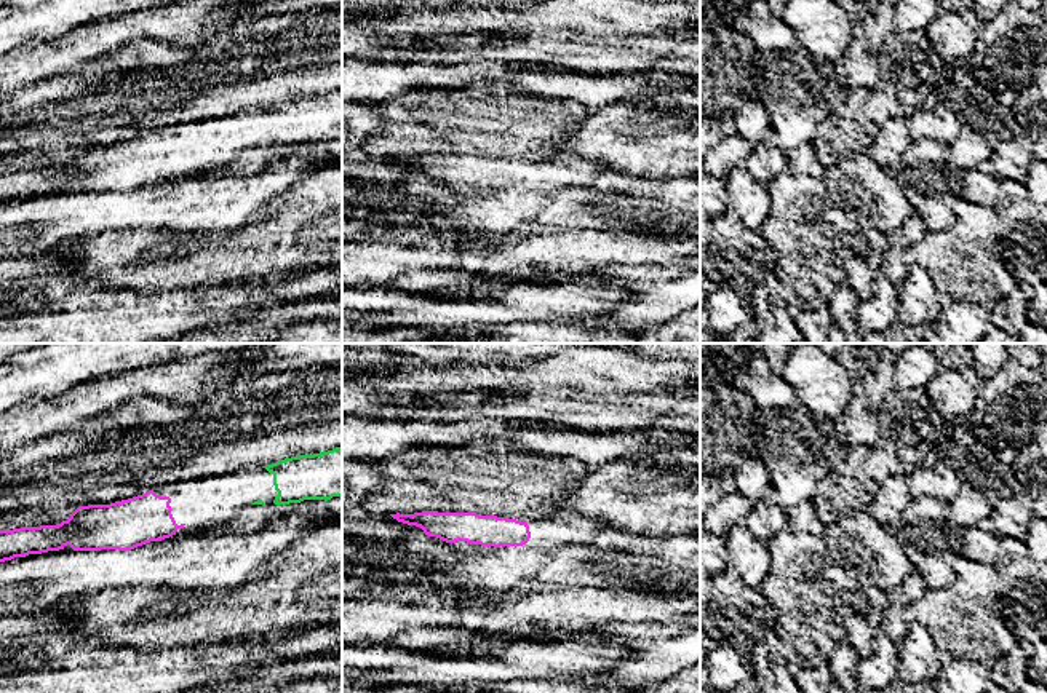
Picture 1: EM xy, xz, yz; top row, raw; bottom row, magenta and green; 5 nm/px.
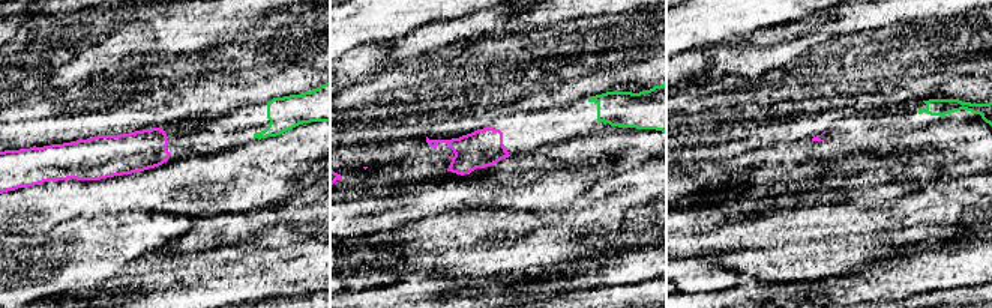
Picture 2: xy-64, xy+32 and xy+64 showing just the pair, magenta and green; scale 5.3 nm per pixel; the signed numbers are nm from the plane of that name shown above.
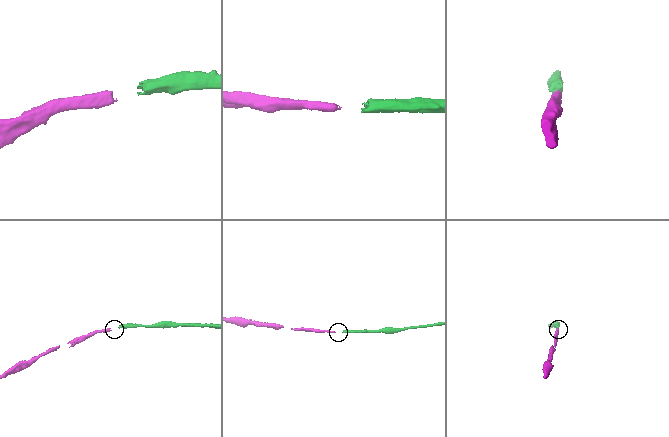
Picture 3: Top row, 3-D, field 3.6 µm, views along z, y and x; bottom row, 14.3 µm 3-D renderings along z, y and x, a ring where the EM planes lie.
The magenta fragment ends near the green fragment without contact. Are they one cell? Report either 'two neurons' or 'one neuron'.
one neuron

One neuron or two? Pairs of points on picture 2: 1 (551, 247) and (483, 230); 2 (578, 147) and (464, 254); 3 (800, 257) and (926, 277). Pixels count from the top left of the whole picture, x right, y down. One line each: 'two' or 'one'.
1: one
2: two
3: two

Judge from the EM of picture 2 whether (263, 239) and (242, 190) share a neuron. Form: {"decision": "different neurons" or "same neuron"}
{"decision": "different neurons"}

